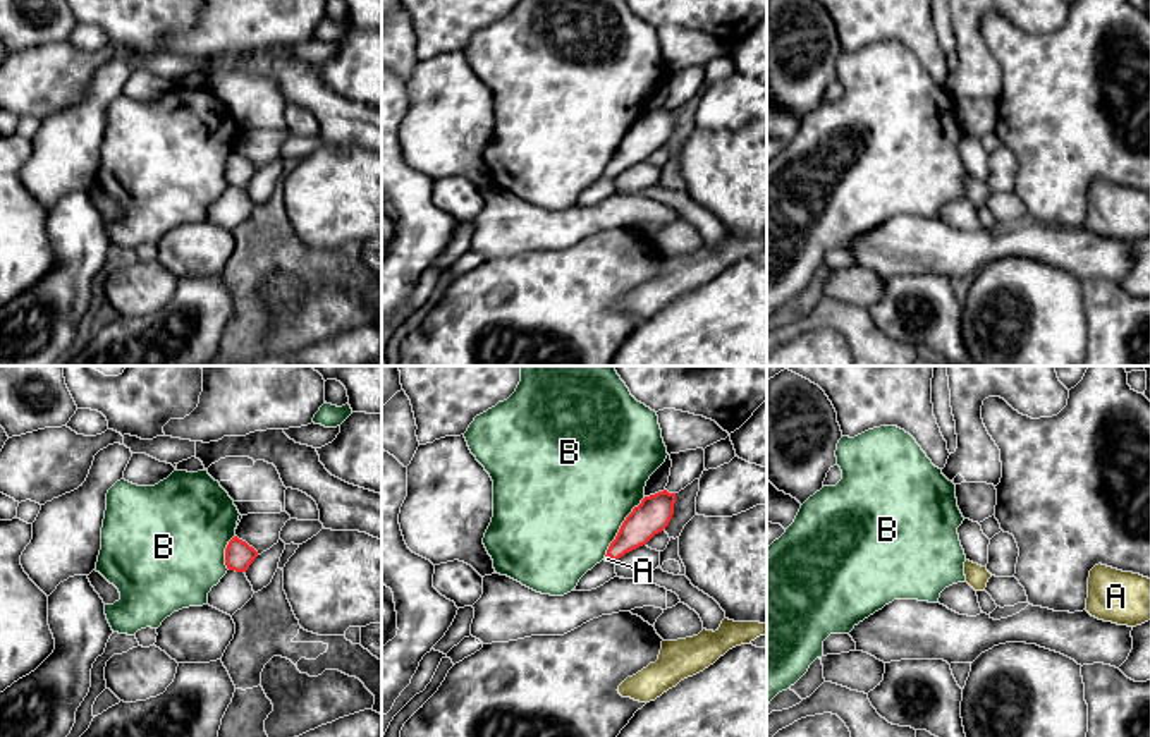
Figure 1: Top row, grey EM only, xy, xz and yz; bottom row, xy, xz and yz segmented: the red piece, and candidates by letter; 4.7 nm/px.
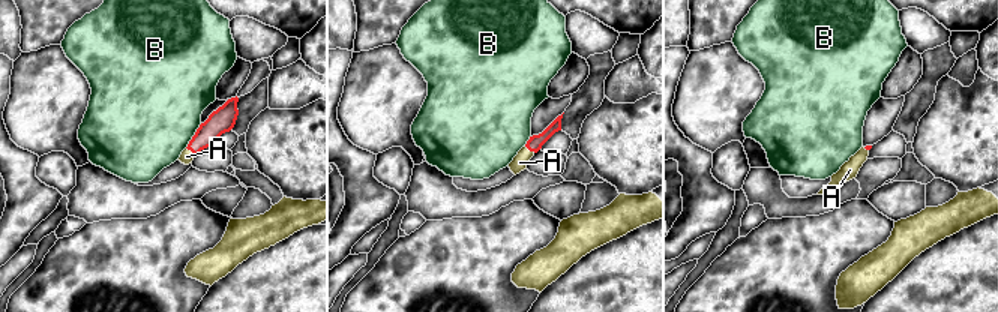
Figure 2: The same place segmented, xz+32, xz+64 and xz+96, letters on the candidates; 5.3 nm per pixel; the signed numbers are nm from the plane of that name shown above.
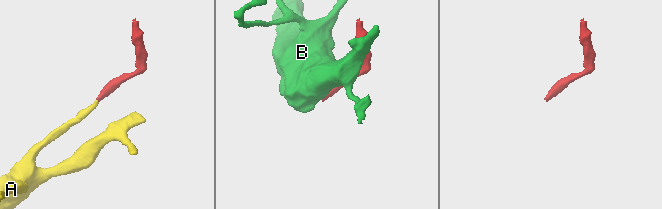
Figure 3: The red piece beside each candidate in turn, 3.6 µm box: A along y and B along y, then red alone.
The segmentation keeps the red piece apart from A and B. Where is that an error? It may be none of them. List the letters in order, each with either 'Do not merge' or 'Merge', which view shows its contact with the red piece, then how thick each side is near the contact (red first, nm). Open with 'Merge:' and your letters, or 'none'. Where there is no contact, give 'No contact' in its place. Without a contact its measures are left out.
Merge: A
A: Merge. Touches red in xz. Thickness 160 nm (red) against 30 nm
B: Do not merge. Touches red in xz. Thickness 170 nm (red) against 500 nm

